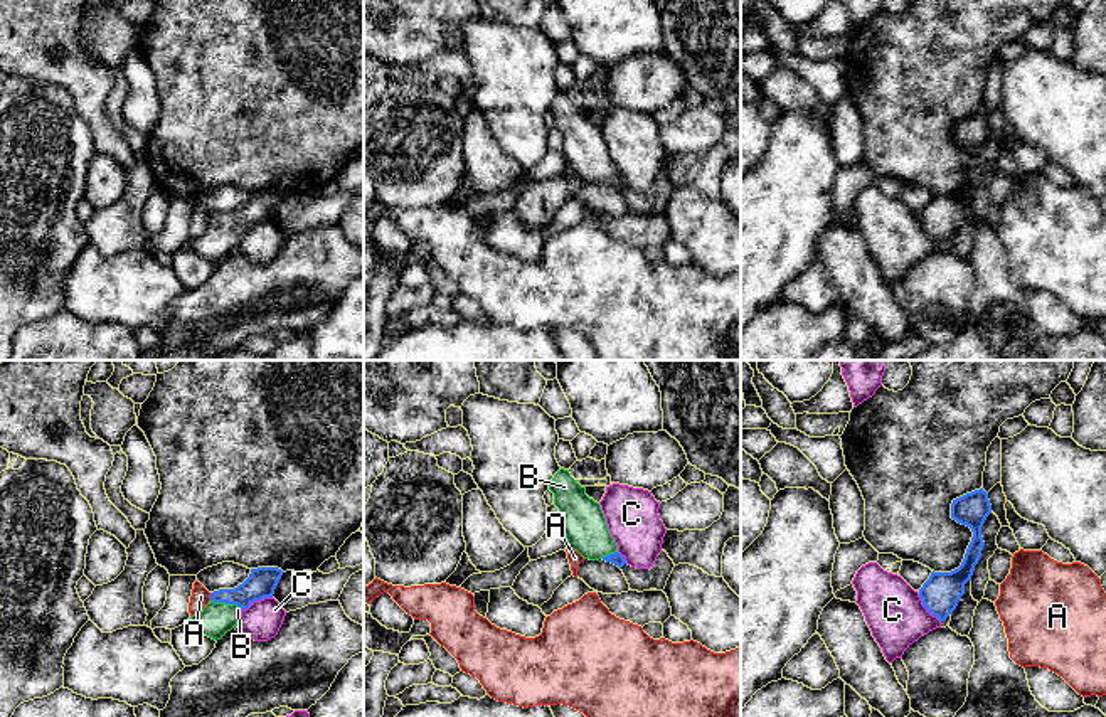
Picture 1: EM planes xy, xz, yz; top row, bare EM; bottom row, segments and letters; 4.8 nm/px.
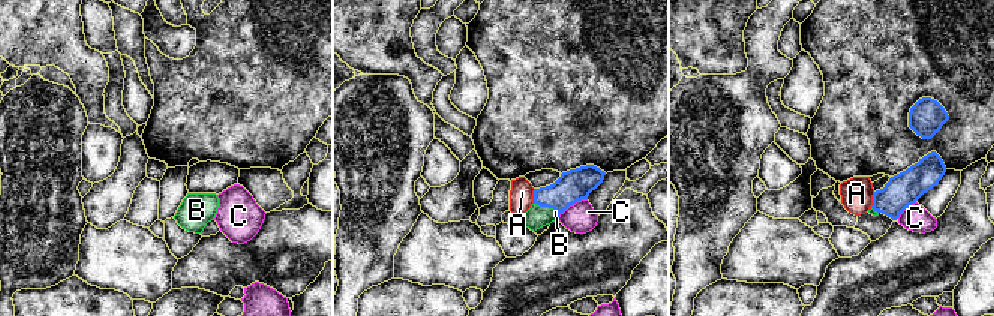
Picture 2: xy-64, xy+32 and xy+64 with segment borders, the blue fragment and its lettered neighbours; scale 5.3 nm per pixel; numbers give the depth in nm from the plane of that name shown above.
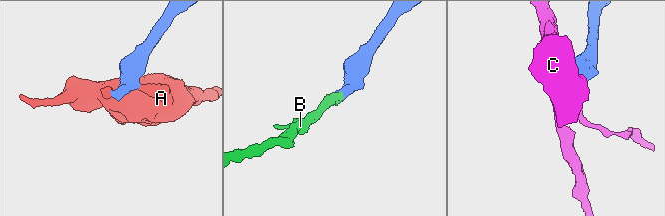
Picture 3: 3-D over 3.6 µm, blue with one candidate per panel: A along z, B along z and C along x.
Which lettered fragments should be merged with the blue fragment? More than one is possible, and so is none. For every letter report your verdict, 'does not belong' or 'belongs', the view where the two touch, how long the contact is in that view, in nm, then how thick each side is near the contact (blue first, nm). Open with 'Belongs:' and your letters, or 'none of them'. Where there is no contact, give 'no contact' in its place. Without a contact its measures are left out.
Belongs: B
A: does not belong; meets blue in xy; contact 40 nm long; 140 nm thick on the blue side, 90 nm on the other
B: belongs; meets blue in xy; contact 160 nm long; 140 nm thick on the blue side, 160 nm on the other
C: does not belong; meets blue in xy; contact 170 nm long; 140 nm thick on the blue side, 190 nm on the other

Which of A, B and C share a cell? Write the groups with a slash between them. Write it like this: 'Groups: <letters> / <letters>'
Groups: A / B / C

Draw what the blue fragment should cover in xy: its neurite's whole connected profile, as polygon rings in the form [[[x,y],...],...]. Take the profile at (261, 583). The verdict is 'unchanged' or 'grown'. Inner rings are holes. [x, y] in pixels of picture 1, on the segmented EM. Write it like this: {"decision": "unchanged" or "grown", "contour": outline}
{"decision": "grown", "contour": [[[278,567],[251,569],[249,577],[237,587],[210,592],[209,604],[199,614],[190,616],[190,626],[215,641],[221,640],[237,626],[242,609],[254,601],[273,598],[281,576],[283,571]]]}

